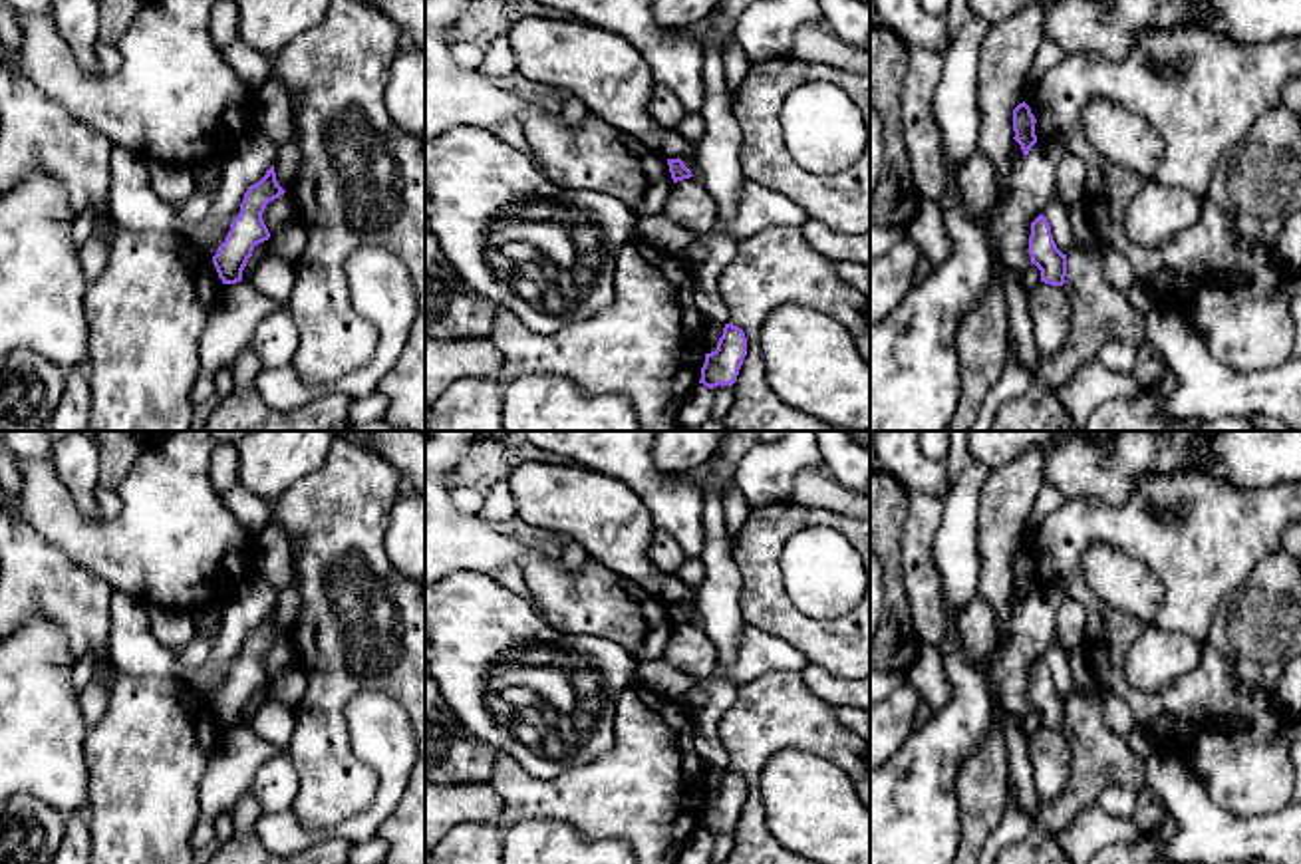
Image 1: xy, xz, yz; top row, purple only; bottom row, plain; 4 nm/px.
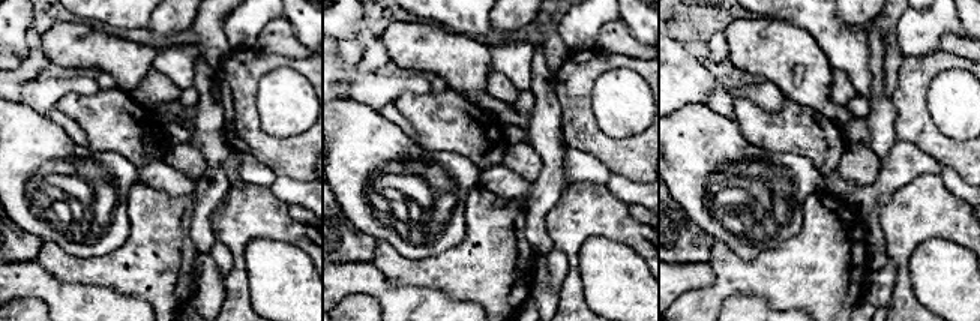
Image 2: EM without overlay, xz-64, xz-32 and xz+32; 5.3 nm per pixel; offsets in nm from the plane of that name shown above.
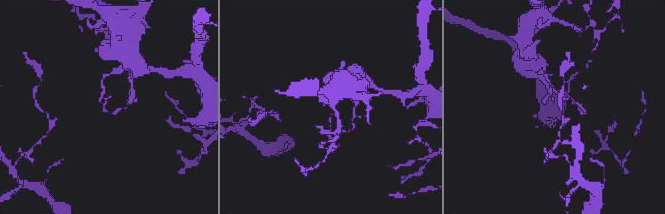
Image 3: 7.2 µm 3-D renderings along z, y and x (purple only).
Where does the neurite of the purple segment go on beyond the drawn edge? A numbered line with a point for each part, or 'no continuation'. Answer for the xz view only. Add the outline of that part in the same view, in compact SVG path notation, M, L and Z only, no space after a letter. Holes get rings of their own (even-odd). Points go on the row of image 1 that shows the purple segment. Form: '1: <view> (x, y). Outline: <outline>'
no continuation

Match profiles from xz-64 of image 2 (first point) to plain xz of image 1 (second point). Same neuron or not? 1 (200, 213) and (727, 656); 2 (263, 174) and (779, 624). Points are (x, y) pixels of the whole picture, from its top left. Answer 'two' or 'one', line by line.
1: one
2: two

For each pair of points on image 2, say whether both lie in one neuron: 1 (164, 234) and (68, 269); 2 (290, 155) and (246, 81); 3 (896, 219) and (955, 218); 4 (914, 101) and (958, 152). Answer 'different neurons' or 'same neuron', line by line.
1: same neuron
2: same neuron
3: same neuron
4: same neuron

